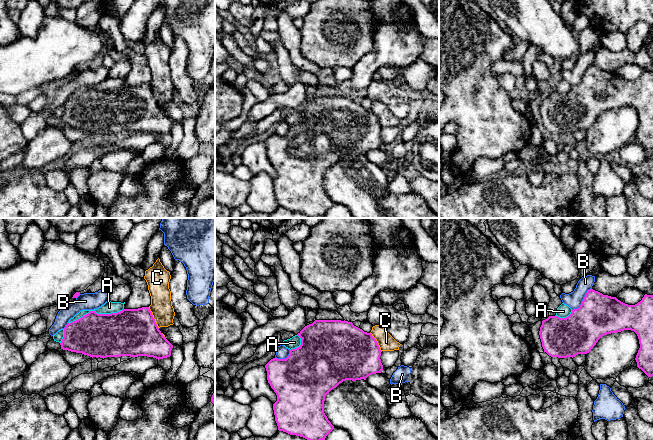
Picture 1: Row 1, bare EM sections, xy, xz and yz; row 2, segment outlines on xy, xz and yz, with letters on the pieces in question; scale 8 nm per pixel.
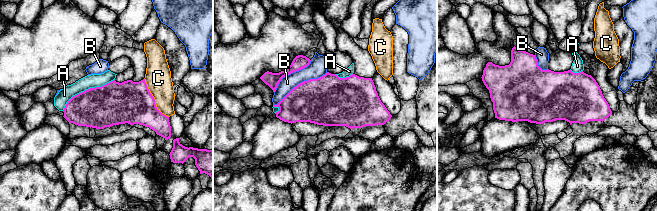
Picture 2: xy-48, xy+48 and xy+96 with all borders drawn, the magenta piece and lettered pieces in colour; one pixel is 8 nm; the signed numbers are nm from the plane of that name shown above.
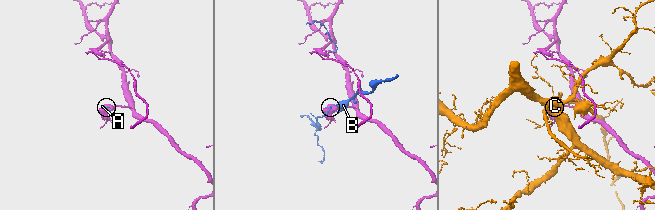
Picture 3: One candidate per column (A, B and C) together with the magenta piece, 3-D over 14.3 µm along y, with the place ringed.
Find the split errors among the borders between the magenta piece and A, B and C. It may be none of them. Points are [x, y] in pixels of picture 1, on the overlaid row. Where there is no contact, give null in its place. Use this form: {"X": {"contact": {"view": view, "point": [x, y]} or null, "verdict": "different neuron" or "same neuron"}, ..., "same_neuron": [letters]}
{"A": {"contact": {"view": "xy", "point": [95, 312]}, "verdict": "different neuron"}, "B": {"contact": {"view": "yz", "point": [583, 300]}, "verdict": "different neuron"}, "C": {"contact": {"view": "xy", "point": [153, 318]}, "verdict": "different neuron"}, "same_neuron": []}

